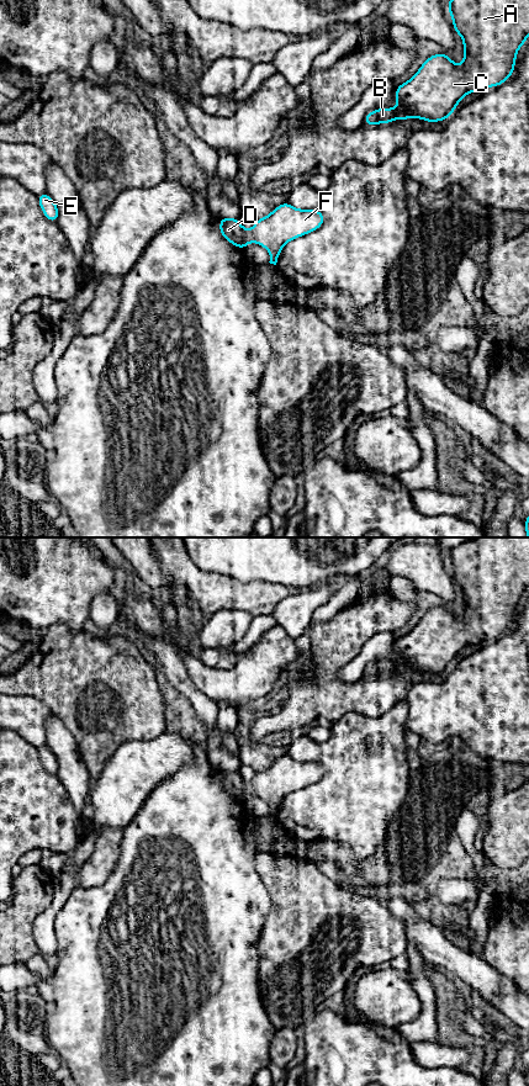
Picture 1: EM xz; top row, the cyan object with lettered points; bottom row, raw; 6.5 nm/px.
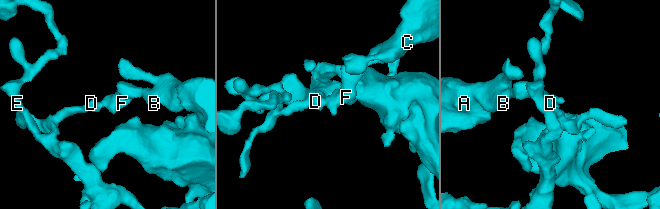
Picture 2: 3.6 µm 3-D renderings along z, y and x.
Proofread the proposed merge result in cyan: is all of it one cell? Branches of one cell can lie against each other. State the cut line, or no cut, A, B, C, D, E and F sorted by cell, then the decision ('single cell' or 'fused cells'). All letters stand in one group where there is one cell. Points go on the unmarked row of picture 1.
no cut | A B C D E F | single cell

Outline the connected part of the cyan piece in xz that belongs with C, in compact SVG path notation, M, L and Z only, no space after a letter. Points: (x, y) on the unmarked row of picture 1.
M470 537L466 542L455 546L450 551L446 560L453 568L453 578L455 584L457 584L464 593L465 609L464 609L462 616L460 619L456 618L445 605L434 606L429 609L422 616L420 621L416 625L413 630L411 630L407 635L397 639L395 647L396 647L396 651L398 652L398 657L392 662L383 659L383 661L369 664L365 668L364 677L370 678L370 677L379 677L379 676L388 676L388 674L396 673L397 671L403 671L407 673L411 669L417 669L424 673L429 673L432 676L437 673L448 672L450 667L454 664L454 662L456 661L457 656L461 653L461 651L466 646L476 645L478 642L482 642L490 639L499 639L502 635L504 635L506 632L511 630L517 614L515 606L518 602L525 595L525 590L529 588L529 537Z

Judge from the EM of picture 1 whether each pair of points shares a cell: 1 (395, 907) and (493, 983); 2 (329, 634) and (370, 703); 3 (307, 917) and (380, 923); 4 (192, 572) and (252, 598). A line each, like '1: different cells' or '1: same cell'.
1: same cell
2: same cell
3: same cell
4: same cell

